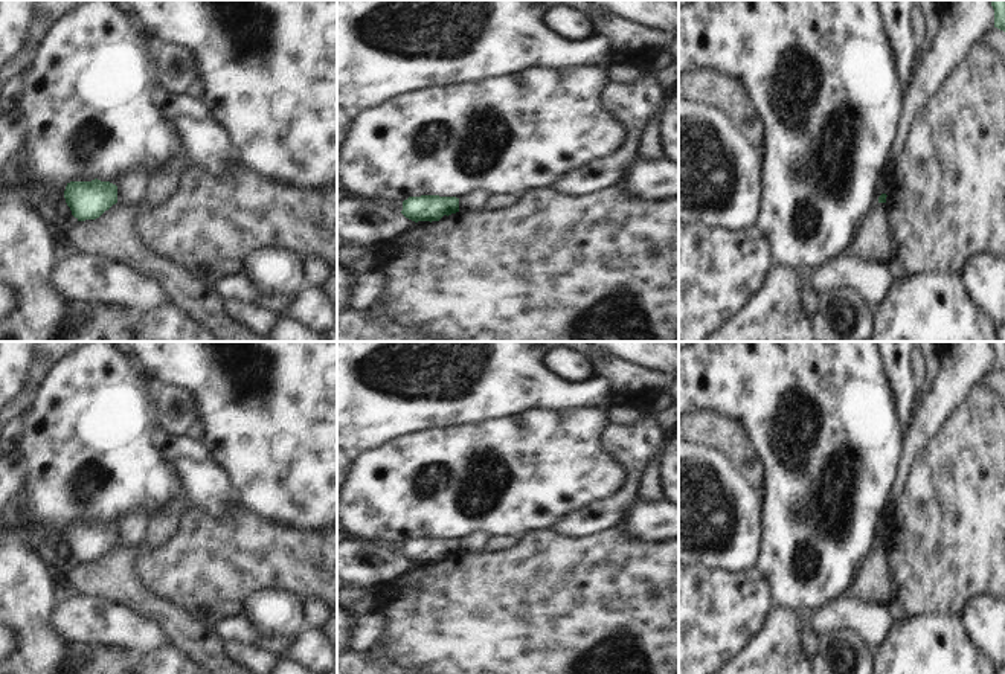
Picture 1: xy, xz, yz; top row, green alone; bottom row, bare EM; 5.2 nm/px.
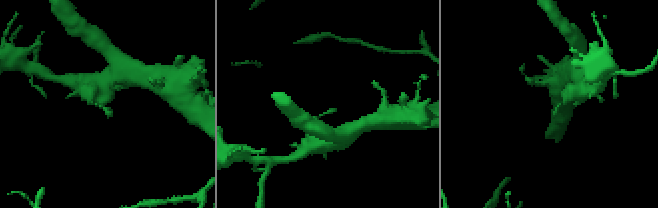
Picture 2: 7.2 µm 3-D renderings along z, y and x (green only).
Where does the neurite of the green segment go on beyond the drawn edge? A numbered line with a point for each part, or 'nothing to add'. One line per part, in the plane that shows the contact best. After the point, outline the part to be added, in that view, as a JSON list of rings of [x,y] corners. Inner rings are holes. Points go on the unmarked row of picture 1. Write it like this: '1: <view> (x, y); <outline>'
nothing to add

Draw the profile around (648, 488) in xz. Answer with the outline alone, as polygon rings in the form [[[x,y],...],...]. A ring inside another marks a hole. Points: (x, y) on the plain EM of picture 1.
[[[665,436],[660,447],[656,450],[654,456],[648,461],[639,479],[637,496],[644,500],[656,502],[663,499],[663,489],[660,486],[660,479],[657,474],[657,465],[663,445]]]

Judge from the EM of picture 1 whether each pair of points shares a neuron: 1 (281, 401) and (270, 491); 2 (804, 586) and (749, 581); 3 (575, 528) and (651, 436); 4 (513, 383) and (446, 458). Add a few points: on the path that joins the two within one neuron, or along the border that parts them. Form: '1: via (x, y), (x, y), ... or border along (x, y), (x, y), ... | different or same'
1: via (281, 424), (281, 468) | same
2: border along (755, 566), (764, 578), (773, 604) | different
3: via (601, 516), (629, 488), (633, 462) | same
4: border along (513, 415), (468, 424), (453, 424), (443, 429) | different

